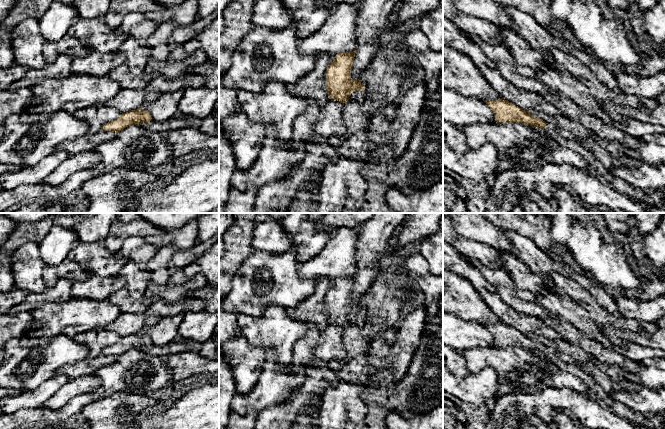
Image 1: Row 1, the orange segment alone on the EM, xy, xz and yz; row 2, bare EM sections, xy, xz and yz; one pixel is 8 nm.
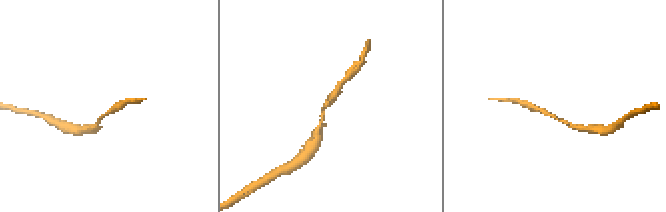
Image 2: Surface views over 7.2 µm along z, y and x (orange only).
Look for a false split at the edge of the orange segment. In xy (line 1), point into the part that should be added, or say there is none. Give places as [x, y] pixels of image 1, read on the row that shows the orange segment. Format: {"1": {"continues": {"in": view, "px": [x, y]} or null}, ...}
{"1": {"continues": null}}

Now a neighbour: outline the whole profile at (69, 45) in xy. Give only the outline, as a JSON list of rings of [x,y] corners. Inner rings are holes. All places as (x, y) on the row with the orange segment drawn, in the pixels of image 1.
[[[66,34],[59,41],[45,41],[42,54],[46,63],[55,62],[60,54],[67,54],[71,58],[83,57],[89,52],[89,48],[82,45],[80,40]]]

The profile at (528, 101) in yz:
[[[480,65],[478,69],[502,99],[528,112],[533,110],[551,116],[562,115],[562,113],[553,104],[544,99],[542,95],[515,87],[508,82],[497,69],[491,69],[486,65]]]

